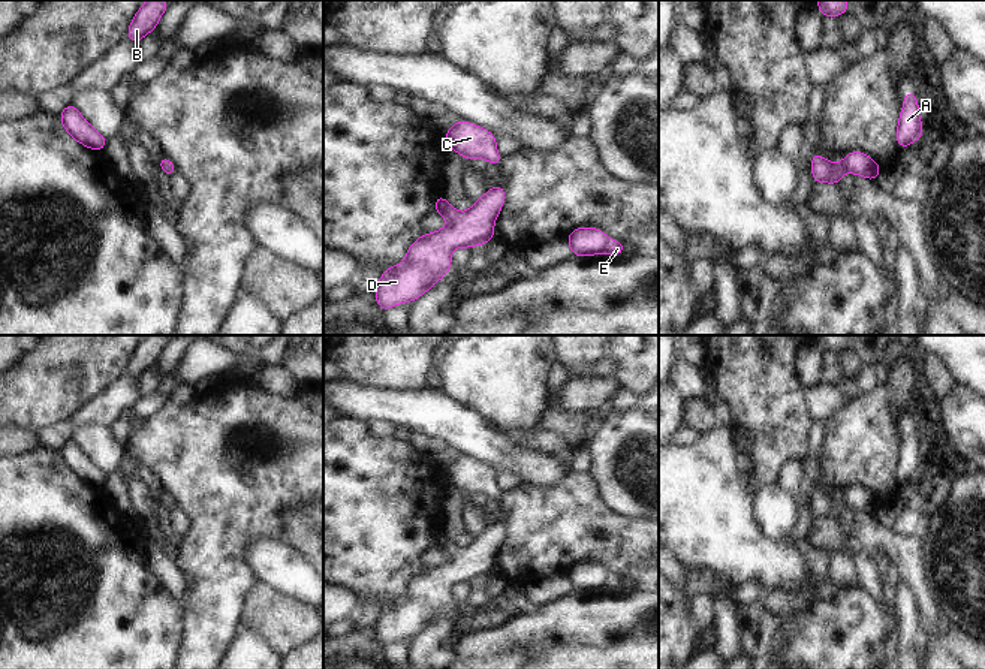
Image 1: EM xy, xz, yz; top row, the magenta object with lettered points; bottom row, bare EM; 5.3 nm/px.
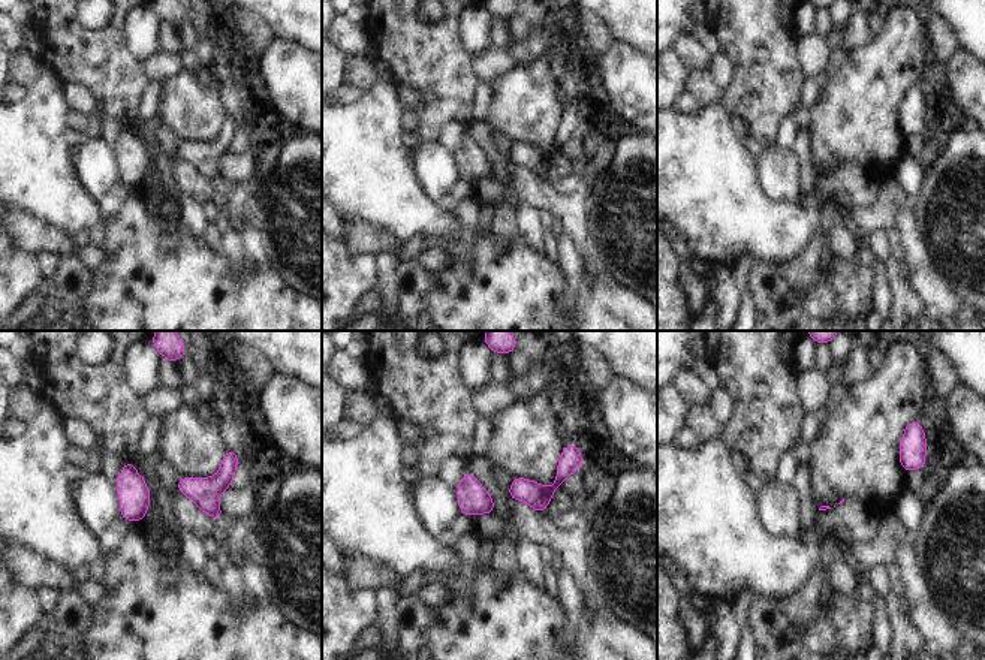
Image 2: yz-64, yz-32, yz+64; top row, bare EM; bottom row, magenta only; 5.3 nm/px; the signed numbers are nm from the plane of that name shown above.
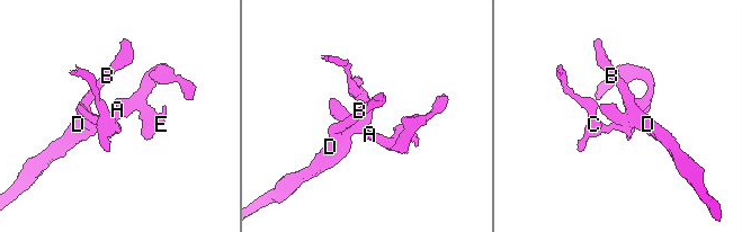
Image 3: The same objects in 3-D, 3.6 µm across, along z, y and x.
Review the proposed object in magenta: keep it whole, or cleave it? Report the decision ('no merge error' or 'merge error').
no merge error

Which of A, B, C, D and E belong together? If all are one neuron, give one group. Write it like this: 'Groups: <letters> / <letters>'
Groups: A B C D E.

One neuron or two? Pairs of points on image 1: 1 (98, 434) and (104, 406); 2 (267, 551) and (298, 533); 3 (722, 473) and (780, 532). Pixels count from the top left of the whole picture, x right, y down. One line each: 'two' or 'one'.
1: two
2: two
3: two

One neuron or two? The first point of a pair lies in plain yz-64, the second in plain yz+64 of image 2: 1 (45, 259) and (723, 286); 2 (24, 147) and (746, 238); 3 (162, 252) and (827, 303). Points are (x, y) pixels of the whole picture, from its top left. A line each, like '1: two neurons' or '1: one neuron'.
1: one neuron
2: one neuron
3: one neuron

